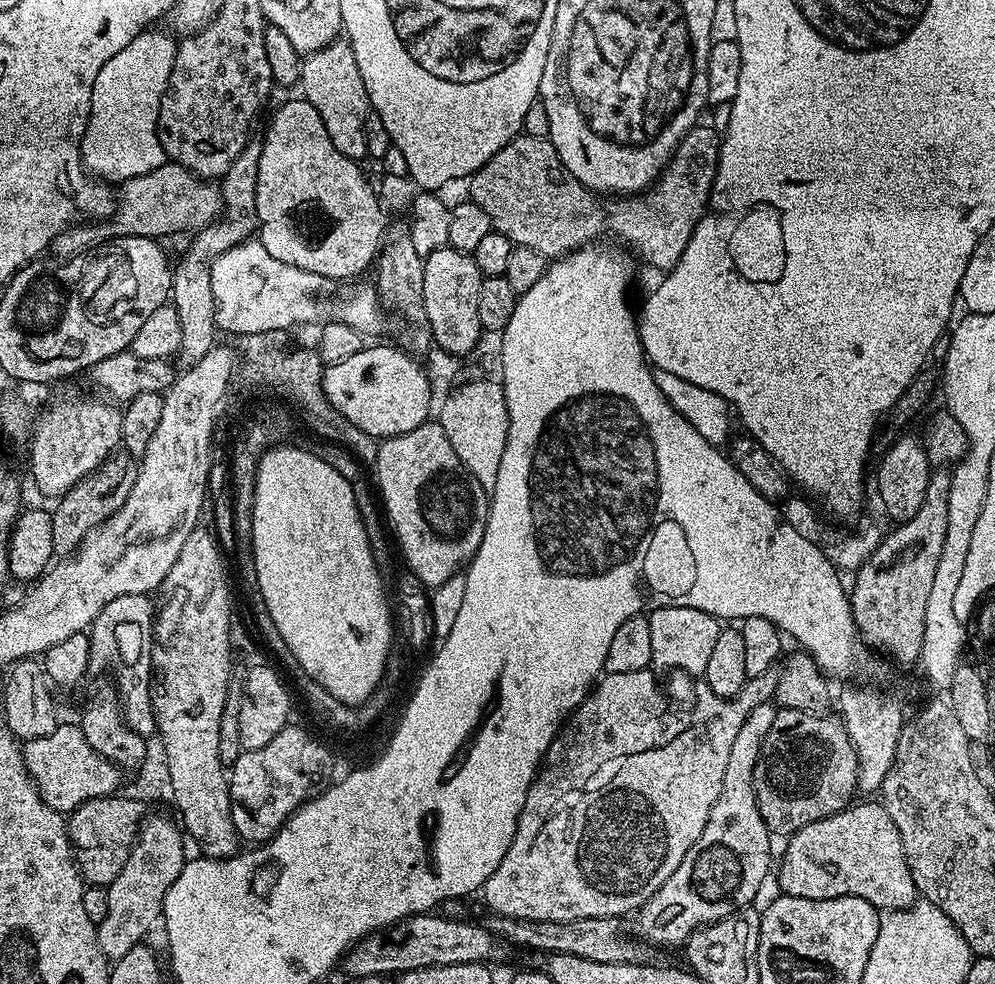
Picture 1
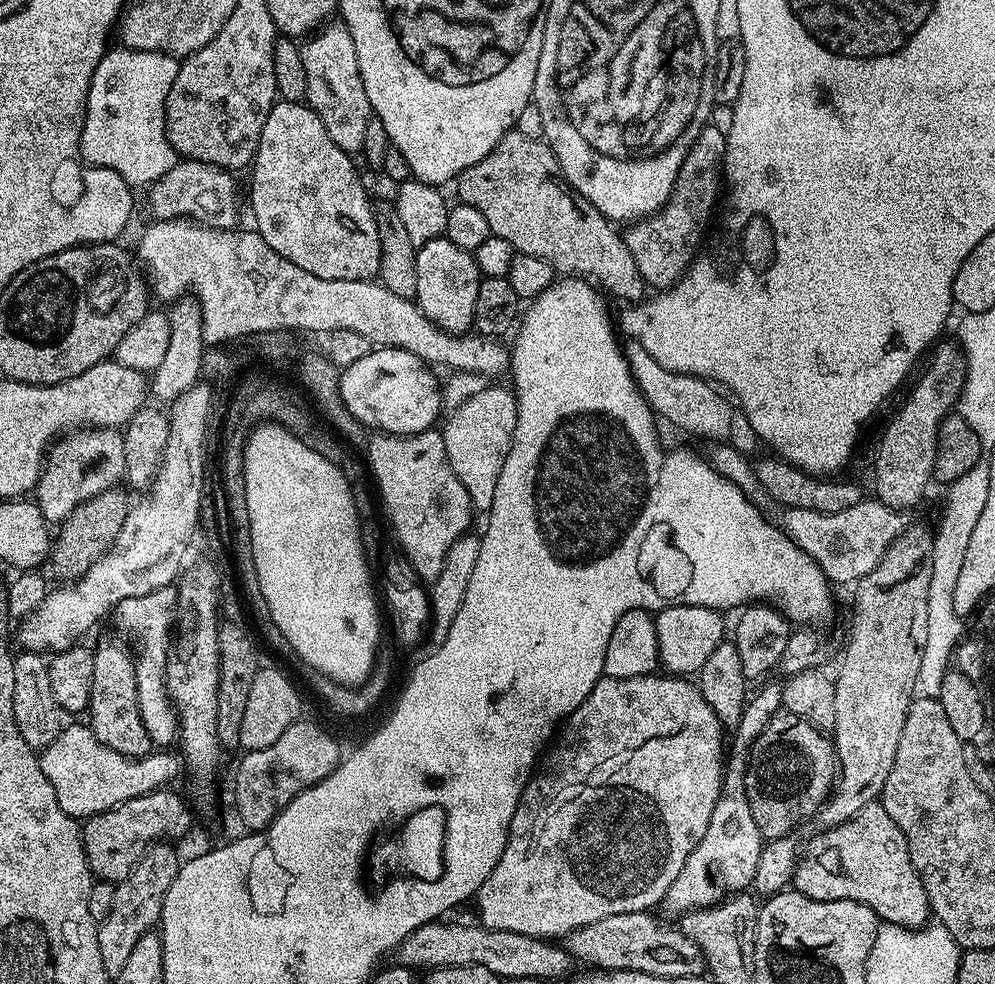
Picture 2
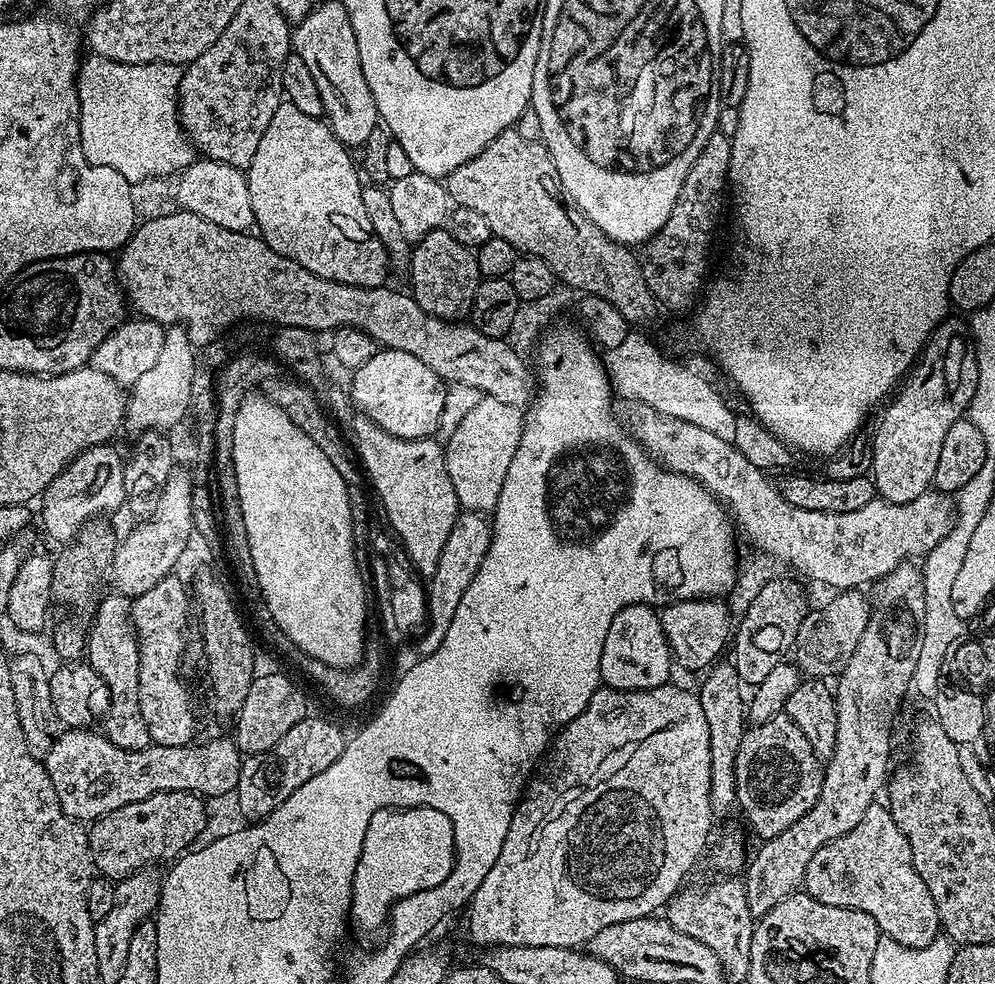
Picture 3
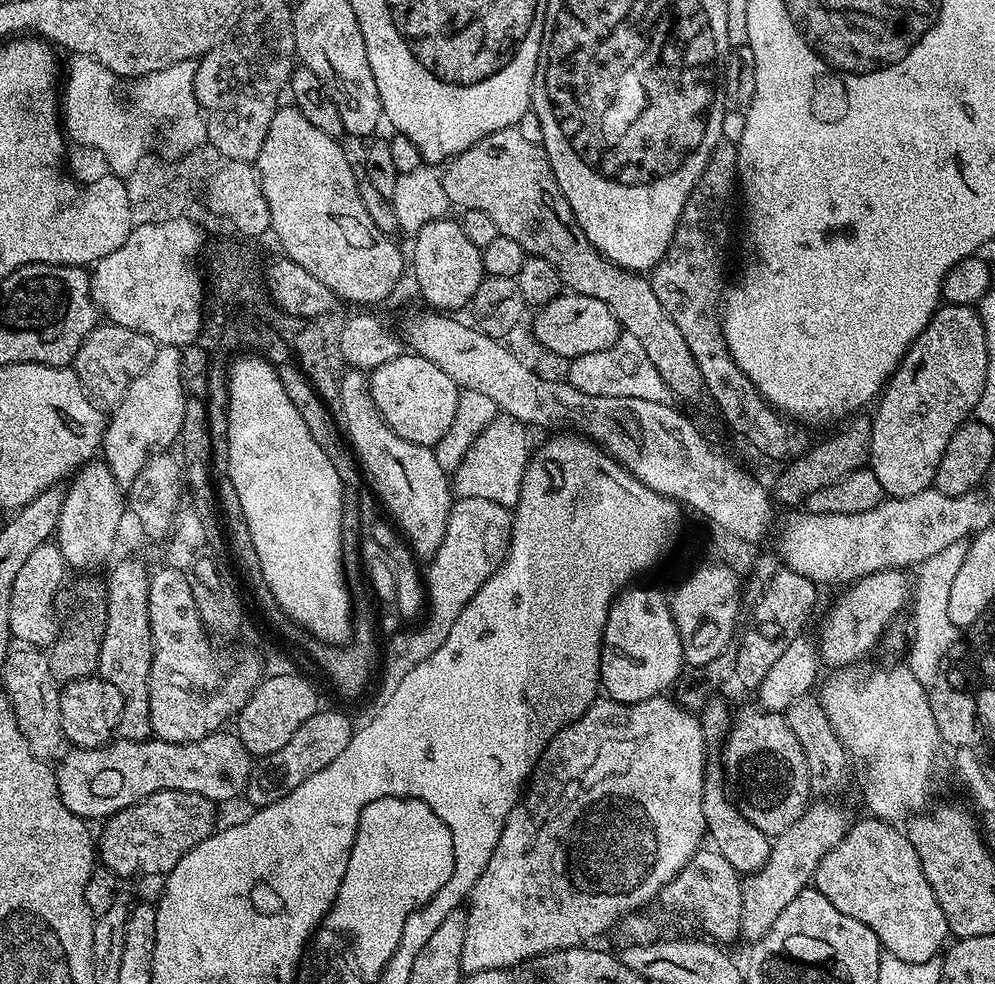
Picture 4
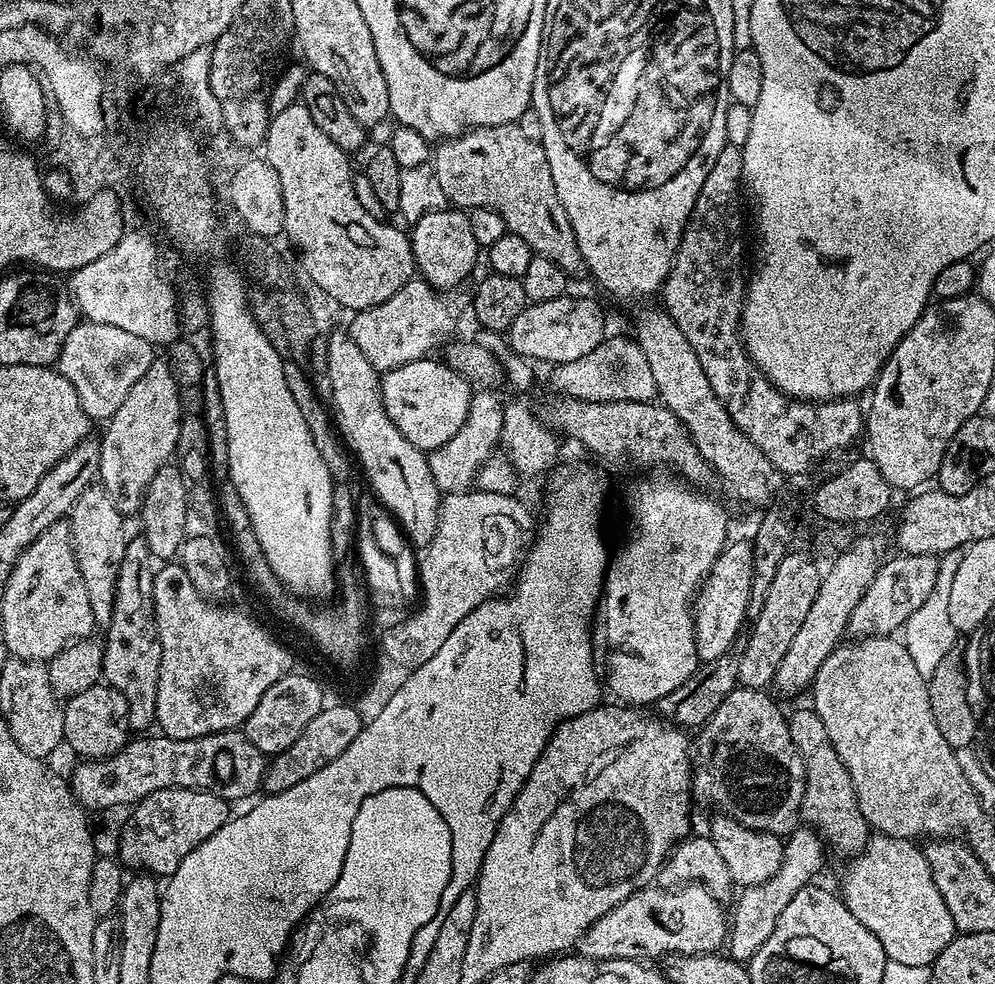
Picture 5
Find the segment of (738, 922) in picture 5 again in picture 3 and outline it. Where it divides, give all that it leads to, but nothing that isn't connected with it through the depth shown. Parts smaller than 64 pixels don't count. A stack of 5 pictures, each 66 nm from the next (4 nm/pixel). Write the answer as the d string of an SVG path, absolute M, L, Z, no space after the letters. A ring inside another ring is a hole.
M905 562L890 570L881 580L876 581L874 591L876 597L871 597L872 617L868 619L866 634L862 634L862 642L858 642L858 650L854 650L854 658L846 662L834 684L836 698L836 713L838 714L838 734L836 735L836 750L827 759L824 768L822 790L810 806L810 810L794 826L786 826L782 834L763 841L752 861L749 859L748 873L742 876L746 902L750 905L750 914L754 918L764 916L778 902L792 895L804 883L806 866L810 866L810 858L822 846L834 842L834 838L842 838L858 822L862 822L862 814L871 804L877 803L879 794L885 787L890 776L888 755L892 752L892 719L900 708L900 699L912 688L912 675L918 666L920 653L920 637L924 634L924 619L926 618L926 598L924 597L924 574L915 563Z

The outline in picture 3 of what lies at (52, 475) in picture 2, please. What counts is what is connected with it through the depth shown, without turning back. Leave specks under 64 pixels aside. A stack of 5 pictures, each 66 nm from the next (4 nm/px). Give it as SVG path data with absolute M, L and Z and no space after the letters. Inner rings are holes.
M111 443L95 444L85 452L79 452L64 469L60 471L60 476L50 482L50 486L45 490L42 503L44 509L40 512L40 520L44 523L44 532L52 540L64 540L60 542L71 542L75 540L76 535L84 529L84 525L95 521L103 512L112 512L115 508L120 508L126 504L124 494L124 462L125 457L119 456L112 449Z

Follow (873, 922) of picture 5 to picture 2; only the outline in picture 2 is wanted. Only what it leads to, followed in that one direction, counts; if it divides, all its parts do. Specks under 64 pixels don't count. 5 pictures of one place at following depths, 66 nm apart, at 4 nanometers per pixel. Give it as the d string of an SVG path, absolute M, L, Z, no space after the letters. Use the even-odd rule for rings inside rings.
M877 802L862 806L854 818L842 822L837 828L817 831L817 836L809 844L803 845L800 858L796 862L796 872L792 875L795 891L815 900L849 900L862 902L874 910L874 914L885 924L897 924L903 928L923 928L930 920L928 895L920 881L920 875L910 862L910 850L898 822L886 814L884 805Z

